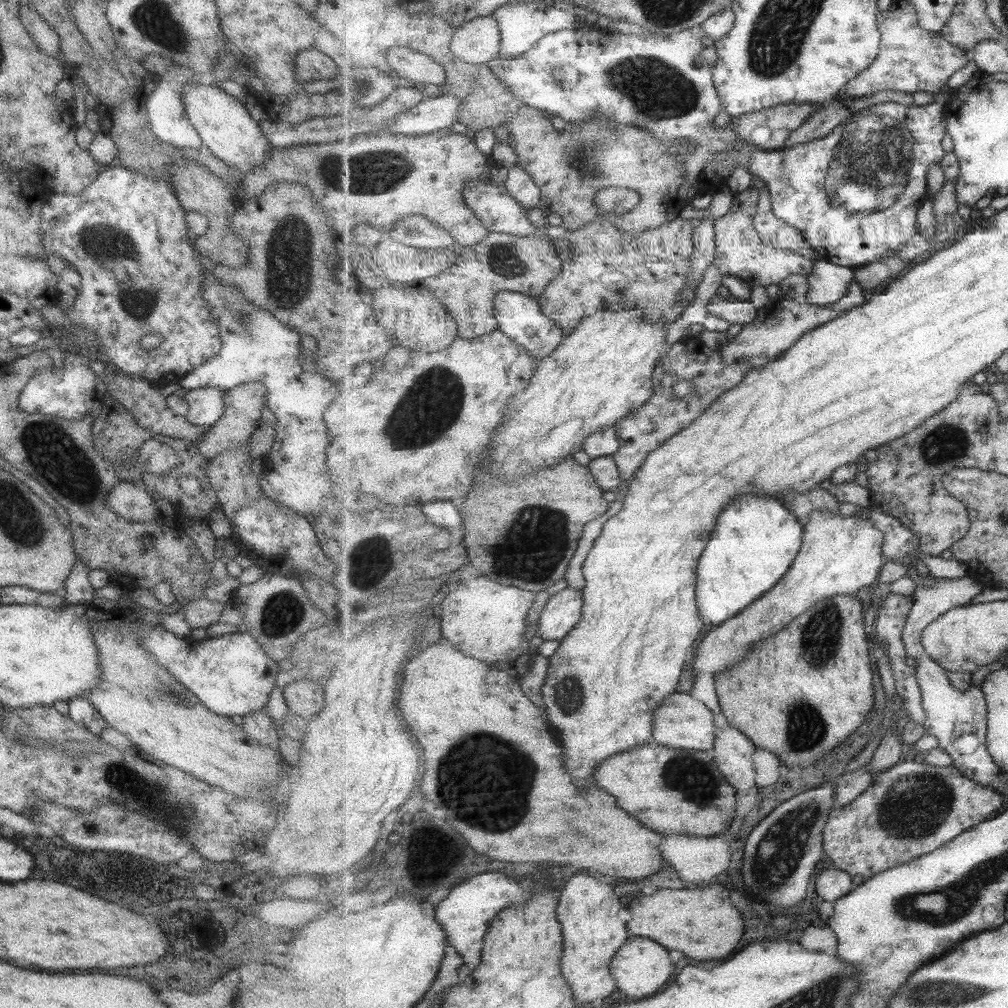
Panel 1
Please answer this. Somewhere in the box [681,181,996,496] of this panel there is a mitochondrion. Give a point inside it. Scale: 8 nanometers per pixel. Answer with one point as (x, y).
(948, 443)

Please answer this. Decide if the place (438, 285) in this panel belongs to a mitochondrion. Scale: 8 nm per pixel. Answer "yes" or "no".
no

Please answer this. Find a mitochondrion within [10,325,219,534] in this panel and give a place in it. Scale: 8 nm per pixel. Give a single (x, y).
(46, 445)

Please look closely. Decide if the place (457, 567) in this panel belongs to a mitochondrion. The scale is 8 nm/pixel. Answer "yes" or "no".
no

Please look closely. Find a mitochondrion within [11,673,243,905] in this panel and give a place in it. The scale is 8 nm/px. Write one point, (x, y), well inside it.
(116, 774)

